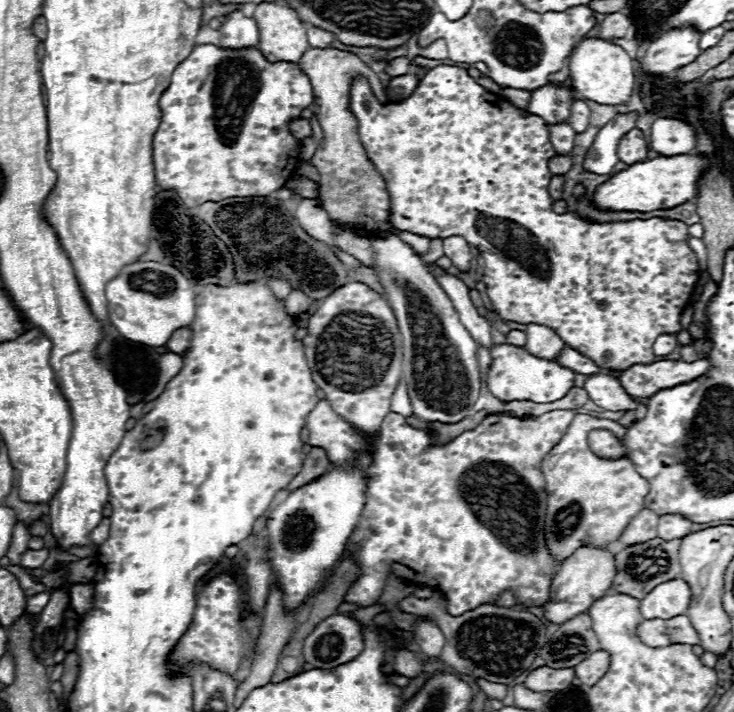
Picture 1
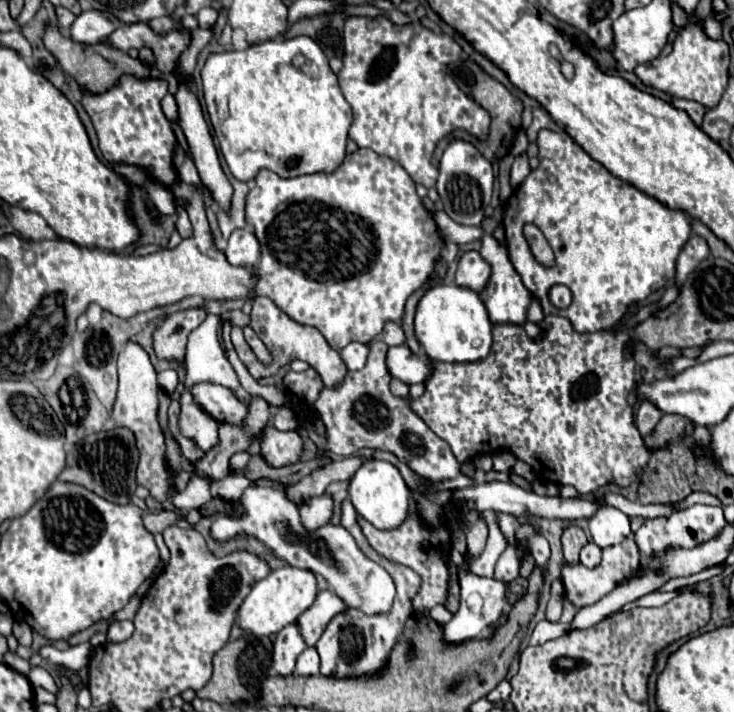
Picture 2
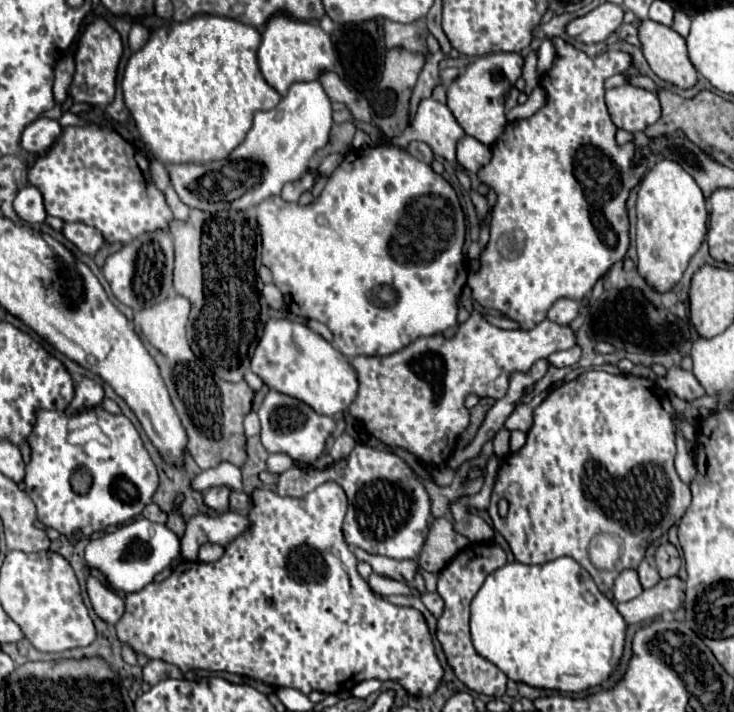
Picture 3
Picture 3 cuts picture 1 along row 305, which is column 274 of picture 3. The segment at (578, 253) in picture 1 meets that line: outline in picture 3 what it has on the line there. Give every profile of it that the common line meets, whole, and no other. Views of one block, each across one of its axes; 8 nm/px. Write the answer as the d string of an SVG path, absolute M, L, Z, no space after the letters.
M328 481L321 484L321 488L316 488L304 498L290 498L290 496L280 496L278 492L272 492L268 488L256 488L250 494L250 512L248 520L250 526L226 546L226 552L220 560L216 562L188 562L182 560L170 574L160 584L148 584L146 588L138 592L126 594L126 612L122 620L116 624L118 630L118 640L122 644L128 644L136 654L146 654L150 660L164 660L168 664L178 666L182 672L188 670L208 670L208 672L230 672L238 676L248 676L254 680L260 680L268 686L288 686L296 688L302 694L310 694L314 690L324 692L324 694L340 694L344 690L352 690L358 682L378 678L378 680L400 680L402 686L410 694L422 694L430 696L440 680L442 680L442 666L434 654L434 644L432 636L428 632L428 626L424 622L424 616L414 610L414 608L400 608L390 604L388 600L382 600L374 592L370 592L368 582L364 582L358 572L356 572L356 556L350 552L348 544L344 542L342 534L342 522L348 510L348 498L346 492L340 488L340 484Z

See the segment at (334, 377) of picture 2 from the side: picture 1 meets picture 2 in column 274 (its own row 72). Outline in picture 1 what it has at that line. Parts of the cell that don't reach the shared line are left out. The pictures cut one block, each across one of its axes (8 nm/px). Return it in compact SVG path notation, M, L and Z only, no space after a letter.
M308 48L302 58L298 60L304 74L308 74L312 88L314 88L314 114L318 116L318 124L324 132L324 146L316 150L312 156L312 164L320 172L320 202L322 208L328 212L332 220L336 220L342 226L356 228L360 234L374 234L384 228L384 220L390 214L390 202L388 202L388 190L386 182L380 176L380 172L370 162L360 136L358 136L358 120L350 110L350 88L352 80L356 76L364 76L370 82L370 88L374 96L386 104L386 88L380 84L378 76L366 66L358 56L352 52L344 52L338 48Z

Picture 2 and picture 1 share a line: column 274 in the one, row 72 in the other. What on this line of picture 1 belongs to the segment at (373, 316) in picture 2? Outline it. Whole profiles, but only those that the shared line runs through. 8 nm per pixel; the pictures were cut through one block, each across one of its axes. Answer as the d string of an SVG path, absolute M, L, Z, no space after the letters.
M202 44L196 46L194 52L174 70L170 86L164 90L160 96L160 110L162 110L162 122L154 134L152 150L154 150L154 168L156 168L156 184L162 190L174 190L180 200L188 208L196 208L204 202L220 202L224 198L248 198L248 196L268 196L282 188L290 178L292 170L298 166L298 156L300 156L300 142L292 136L288 124L290 120L300 118L302 110L306 110L314 102L314 92L308 76L300 70L296 62L268 62L258 48L242 48L242 50L232 50L232 48L220 48L214 44Z

